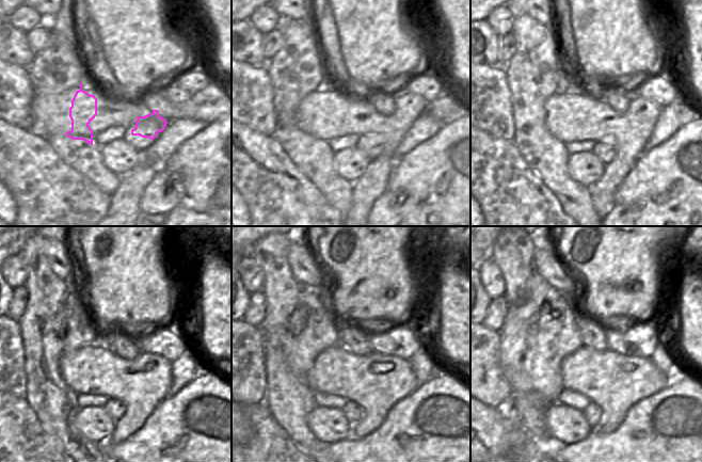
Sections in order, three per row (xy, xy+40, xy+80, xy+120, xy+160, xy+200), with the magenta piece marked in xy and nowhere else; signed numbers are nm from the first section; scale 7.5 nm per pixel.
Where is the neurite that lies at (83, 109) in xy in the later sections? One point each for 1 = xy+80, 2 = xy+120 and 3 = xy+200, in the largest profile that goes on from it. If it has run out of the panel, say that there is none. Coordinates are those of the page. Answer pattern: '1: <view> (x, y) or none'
1: xy+80 (571, 117)
2: xy+120 (140, 384)
3: xy+200 (615, 382)

